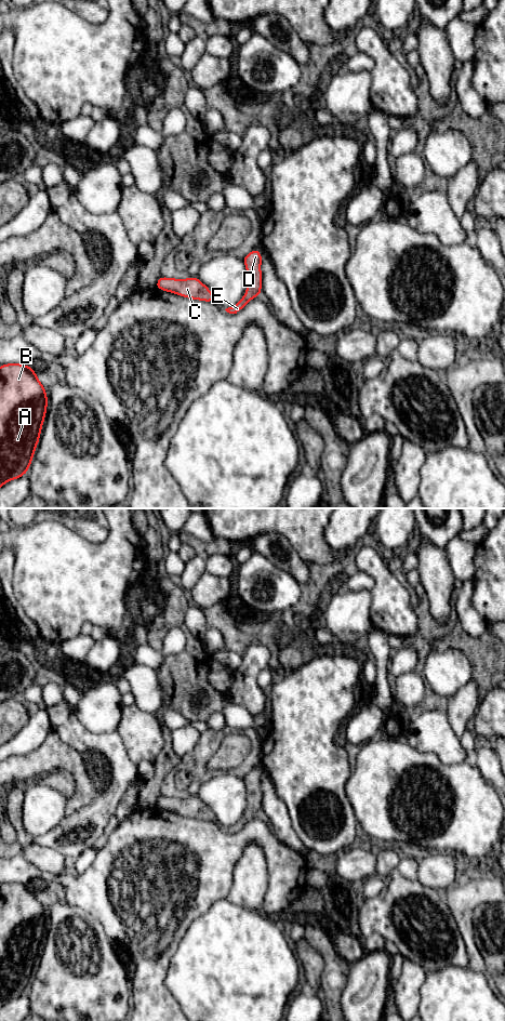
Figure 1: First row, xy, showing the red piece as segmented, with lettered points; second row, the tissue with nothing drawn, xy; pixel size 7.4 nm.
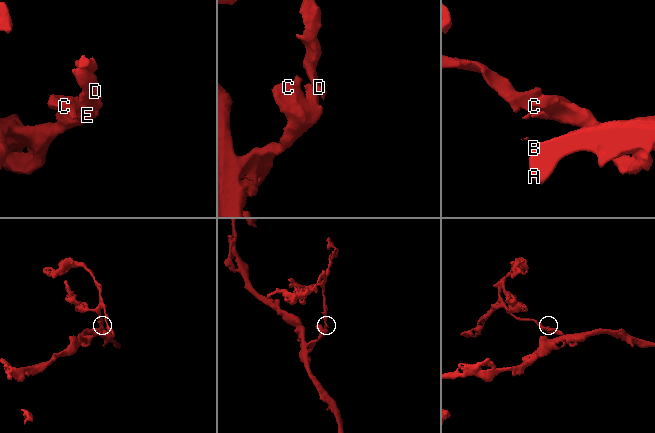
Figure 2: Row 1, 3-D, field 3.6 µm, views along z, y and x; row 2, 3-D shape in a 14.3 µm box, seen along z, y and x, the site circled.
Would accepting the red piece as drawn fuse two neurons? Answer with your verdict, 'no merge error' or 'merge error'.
no merge error

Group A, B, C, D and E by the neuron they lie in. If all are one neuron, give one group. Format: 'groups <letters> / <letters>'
groups A B C D E

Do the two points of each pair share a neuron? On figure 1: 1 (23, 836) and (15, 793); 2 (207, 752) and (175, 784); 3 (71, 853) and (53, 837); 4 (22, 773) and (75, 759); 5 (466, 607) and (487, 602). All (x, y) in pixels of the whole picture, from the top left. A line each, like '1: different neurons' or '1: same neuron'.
1: same neuron
2: same neuron
3: same neuron
4: same neuron
5: different neurons

